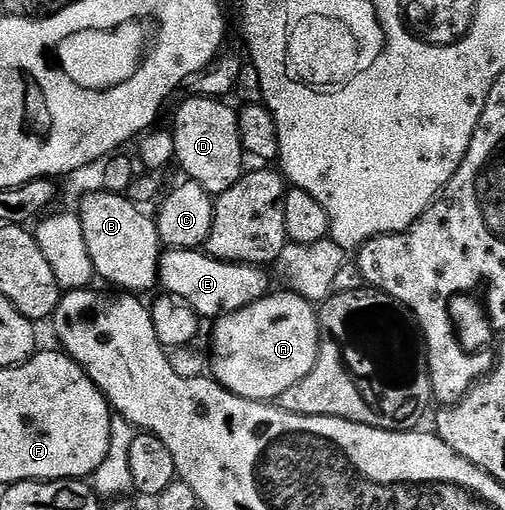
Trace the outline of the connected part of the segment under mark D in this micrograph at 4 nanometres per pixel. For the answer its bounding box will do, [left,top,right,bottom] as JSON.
[174,97,245,197]

